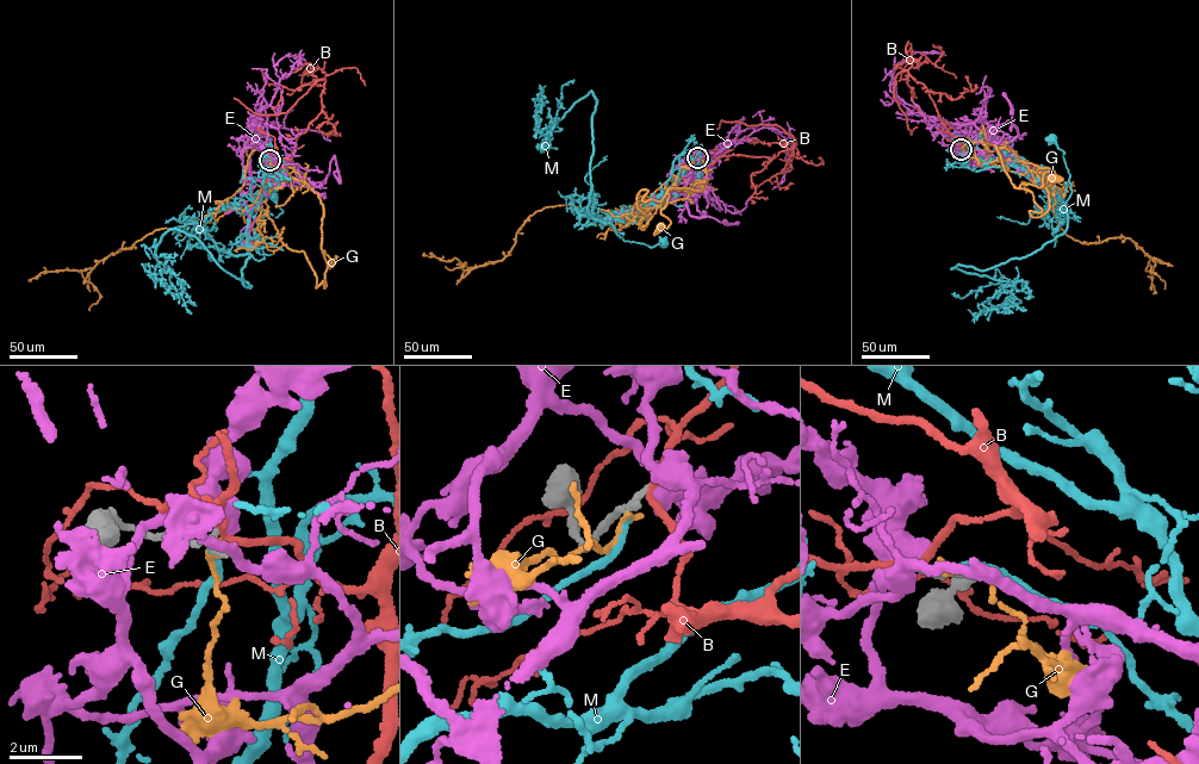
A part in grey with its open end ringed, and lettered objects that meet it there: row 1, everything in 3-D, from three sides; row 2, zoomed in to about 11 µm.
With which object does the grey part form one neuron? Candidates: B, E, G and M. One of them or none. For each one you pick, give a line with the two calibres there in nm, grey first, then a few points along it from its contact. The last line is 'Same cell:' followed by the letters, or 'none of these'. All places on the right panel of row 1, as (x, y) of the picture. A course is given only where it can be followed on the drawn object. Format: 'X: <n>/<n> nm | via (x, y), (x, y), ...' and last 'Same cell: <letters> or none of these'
M: 260/190 nm | via (961, 150), (1022, 168), (1064, 205), (1072, 193), (1069, 174), (1064, 153), (1050, 140)
Same cell: M

